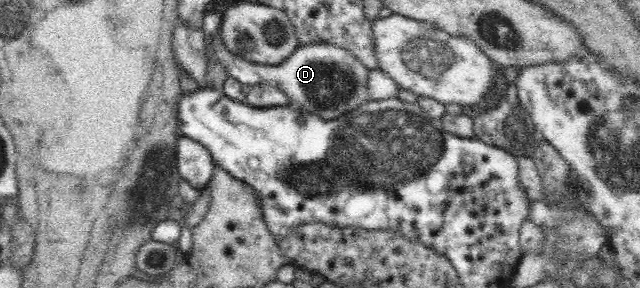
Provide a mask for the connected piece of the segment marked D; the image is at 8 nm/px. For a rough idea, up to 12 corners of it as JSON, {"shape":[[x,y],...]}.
{"shape":[[212,37],[226,73],[268,83],[324,120],[370,100],[370,69],[348,49],[300,46],[280,65],[233,55]]}

